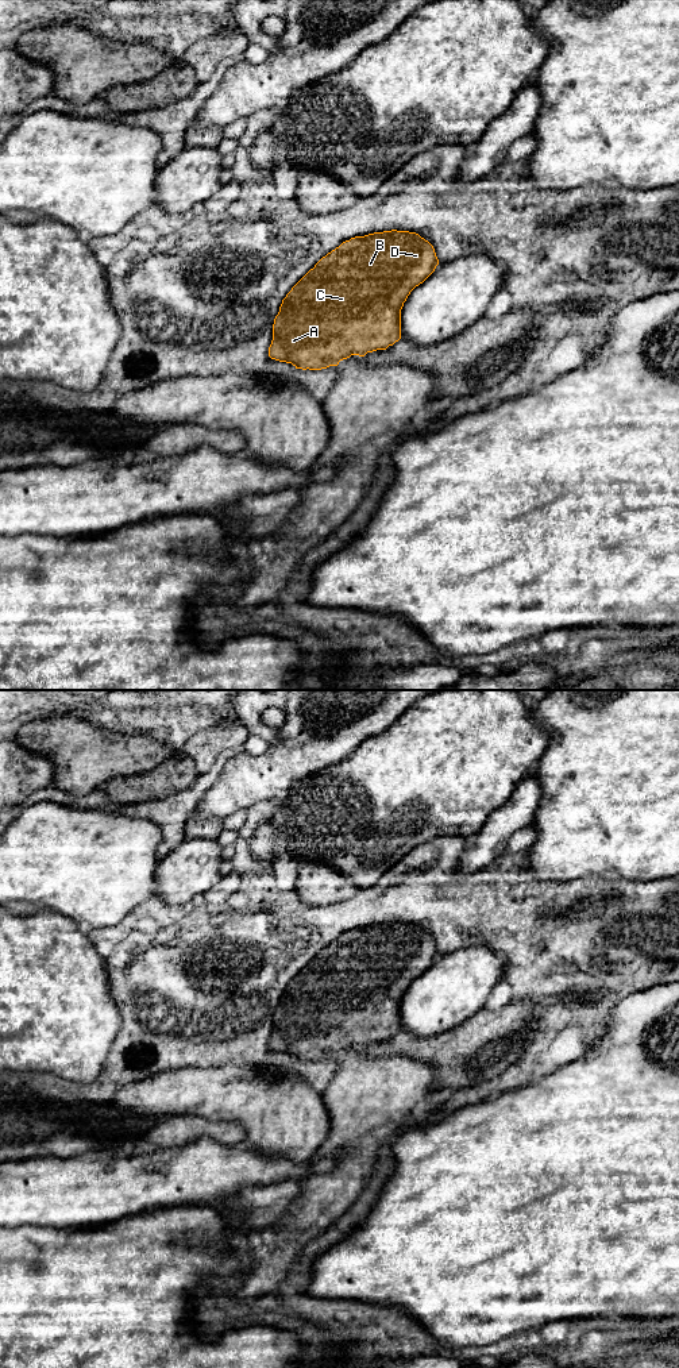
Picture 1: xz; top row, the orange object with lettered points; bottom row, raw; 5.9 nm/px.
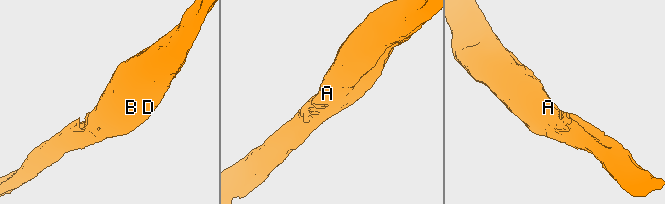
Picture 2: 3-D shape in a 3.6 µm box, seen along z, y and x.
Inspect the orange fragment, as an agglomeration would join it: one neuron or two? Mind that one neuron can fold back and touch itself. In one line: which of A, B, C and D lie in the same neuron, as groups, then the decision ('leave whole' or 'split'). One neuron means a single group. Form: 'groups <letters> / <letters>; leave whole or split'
groups A B C D; leave whole

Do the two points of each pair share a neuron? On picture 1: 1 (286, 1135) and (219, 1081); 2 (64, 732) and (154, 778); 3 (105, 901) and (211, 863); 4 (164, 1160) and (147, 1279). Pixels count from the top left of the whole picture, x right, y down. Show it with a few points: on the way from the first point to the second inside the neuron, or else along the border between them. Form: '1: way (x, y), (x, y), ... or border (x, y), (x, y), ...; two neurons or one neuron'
1: way (270, 1118), (246, 1094), (235, 1093); one neuron
2: border (170, 755), (147, 770), (112, 778); two neurons
3: border (159, 860), (154, 896); two neurons
4: way (168, 1190), (169, 1245), (165, 1249); one neuron

